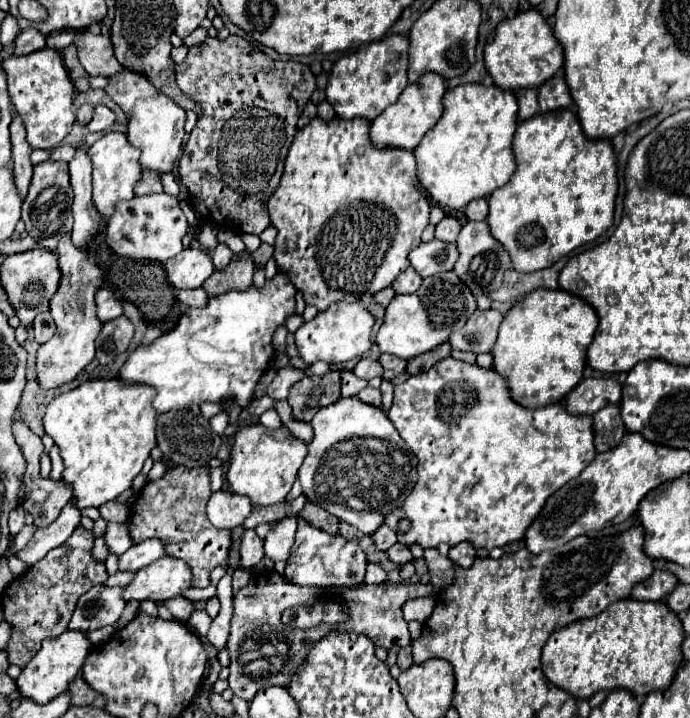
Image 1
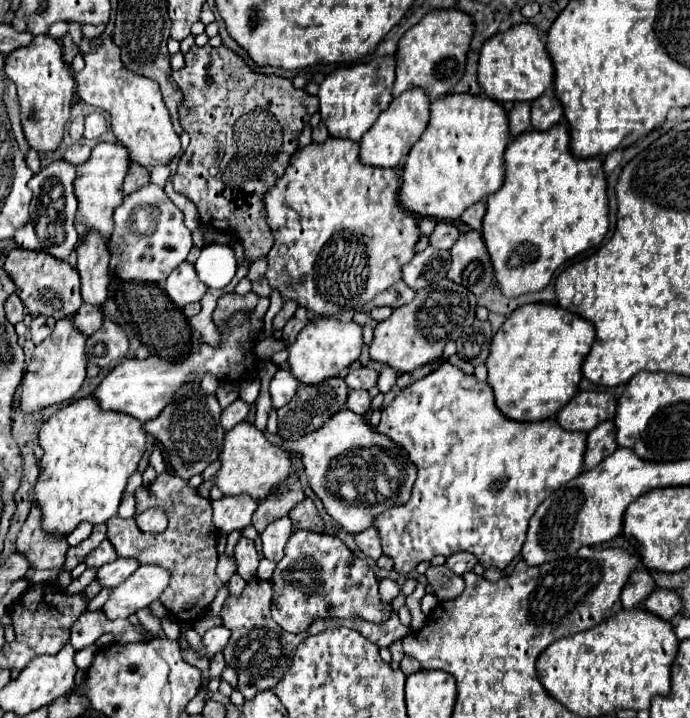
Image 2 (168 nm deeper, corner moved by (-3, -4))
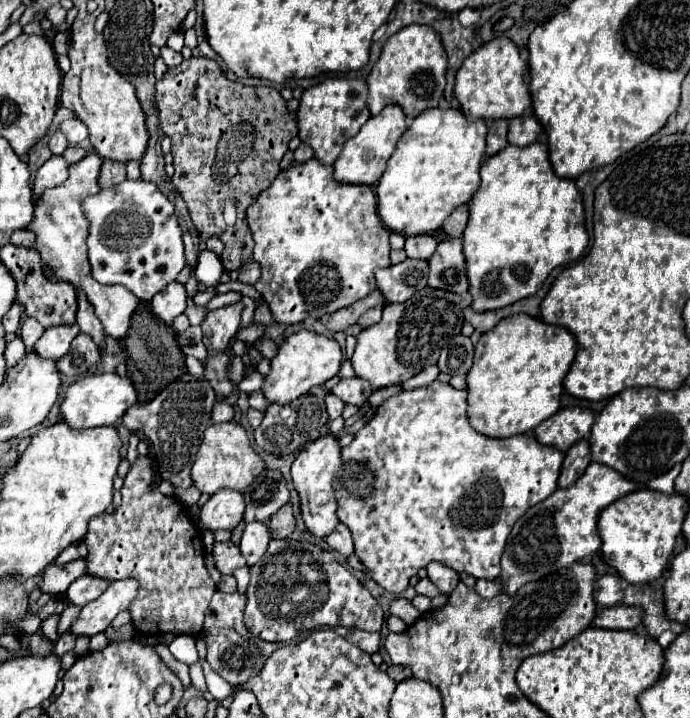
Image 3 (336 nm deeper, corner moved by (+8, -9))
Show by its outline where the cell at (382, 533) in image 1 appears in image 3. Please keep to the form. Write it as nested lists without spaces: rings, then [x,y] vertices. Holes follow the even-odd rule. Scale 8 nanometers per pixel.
[[[339,524],[337,530],[327,536],[327,544],[337,550],[343,558],[349,558],[353,554],[353,536],[349,534],[349,528],[345,524]]]

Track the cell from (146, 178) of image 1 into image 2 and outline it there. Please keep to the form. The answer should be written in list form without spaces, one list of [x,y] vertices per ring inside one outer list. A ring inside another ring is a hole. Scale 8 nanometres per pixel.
[[[130,163],[128,167],[128,173],[124,177],[124,185],[122,185],[122,193],[134,193],[136,189],[140,189],[140,185],[146,185],[150,181],[150,175],[146,171],[146,167],[142,165],[136,165],[136,163]]]

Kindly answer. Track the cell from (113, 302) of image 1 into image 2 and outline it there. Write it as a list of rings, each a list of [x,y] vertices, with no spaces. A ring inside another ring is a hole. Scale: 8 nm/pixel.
[[[82,305],[80,311],[74,315],[74,327],[84,335],[92,335],[96,329],[100,329],[102,321],[102,309],[92,309],[92,305]]]

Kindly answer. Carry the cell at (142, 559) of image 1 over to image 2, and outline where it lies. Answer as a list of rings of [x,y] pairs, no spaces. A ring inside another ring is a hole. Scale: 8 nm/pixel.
[[[116,559],[108,565],[102,565],[96,573],[96,581],[102,585],[102,587],[116,587],[120,585],[124,579],[128,579],[136,569],[140,567],[138,561],[132,561],[132,559]]]

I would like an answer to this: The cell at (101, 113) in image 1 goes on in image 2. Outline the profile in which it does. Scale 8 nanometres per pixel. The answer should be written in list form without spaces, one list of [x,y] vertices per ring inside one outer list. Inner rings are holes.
[[[90,113],[84,119],[84,139],[98,139],[106,131],[108,123],[100,113]]]

